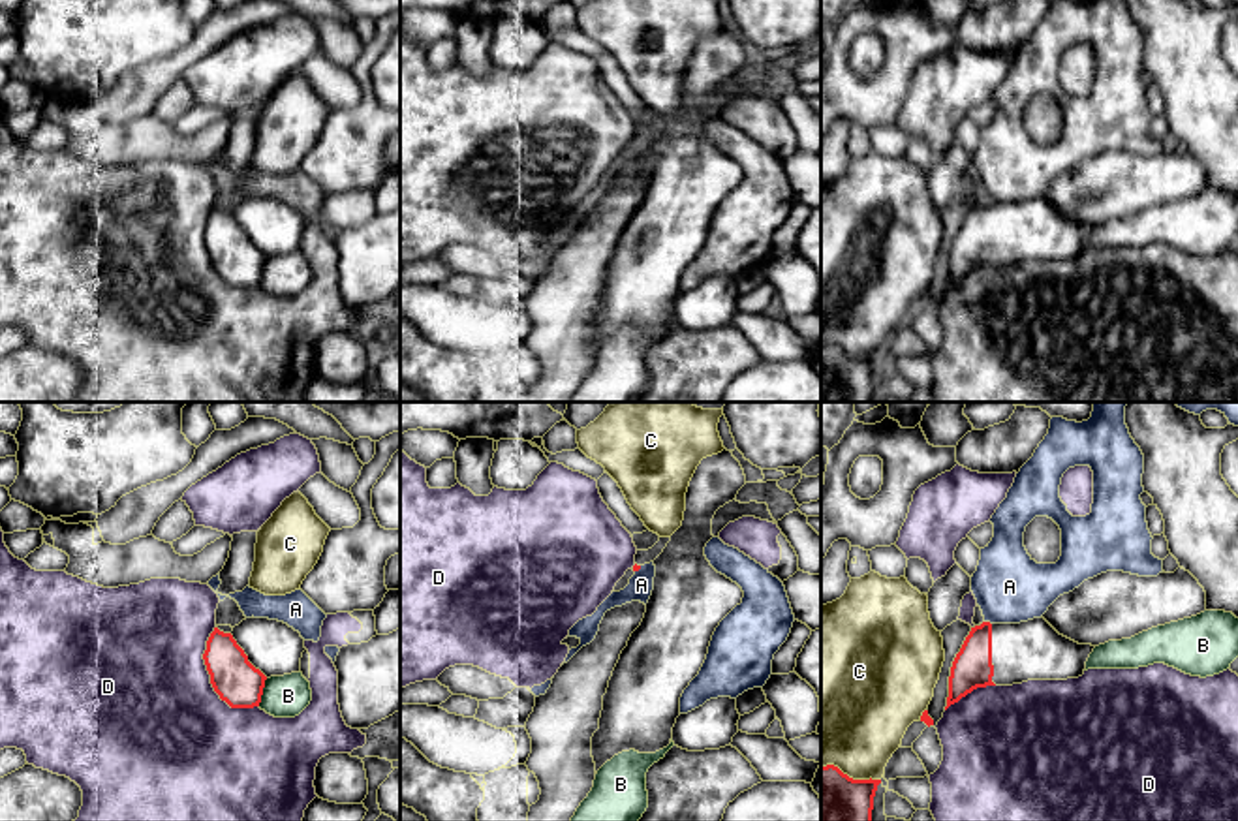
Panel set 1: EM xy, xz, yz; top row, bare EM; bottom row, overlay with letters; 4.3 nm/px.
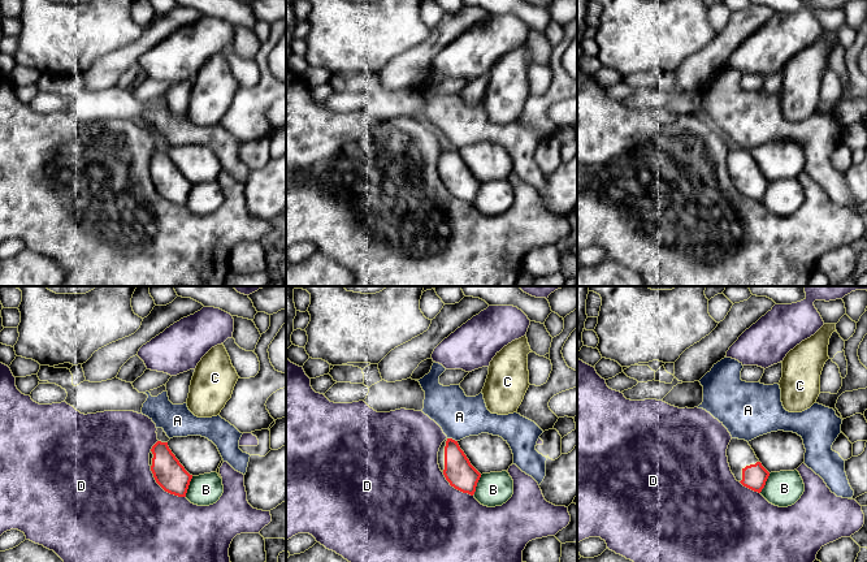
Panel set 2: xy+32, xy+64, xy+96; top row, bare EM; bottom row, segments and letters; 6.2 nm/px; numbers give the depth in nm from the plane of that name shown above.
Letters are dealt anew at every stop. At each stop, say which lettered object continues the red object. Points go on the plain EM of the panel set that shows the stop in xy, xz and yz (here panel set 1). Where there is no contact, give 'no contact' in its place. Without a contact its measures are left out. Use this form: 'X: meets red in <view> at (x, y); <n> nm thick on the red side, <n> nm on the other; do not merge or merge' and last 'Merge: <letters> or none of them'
A: meets red in yz at (989, 201); 170 nm thick on the red side, 300 nm on the other; do not merge
B: meets red in xy at (262, 271); 200 nm thick on the red side, 180 nm on the other; do not merge
C: meets red in yz at (851, 357); 440 nm thick on the red side, 420 nm on the other; do not merge
D: meets red in xy at (211, 260); 200 nm thick on the red side, 500 nm on the other; do not merge
Merge: none of them

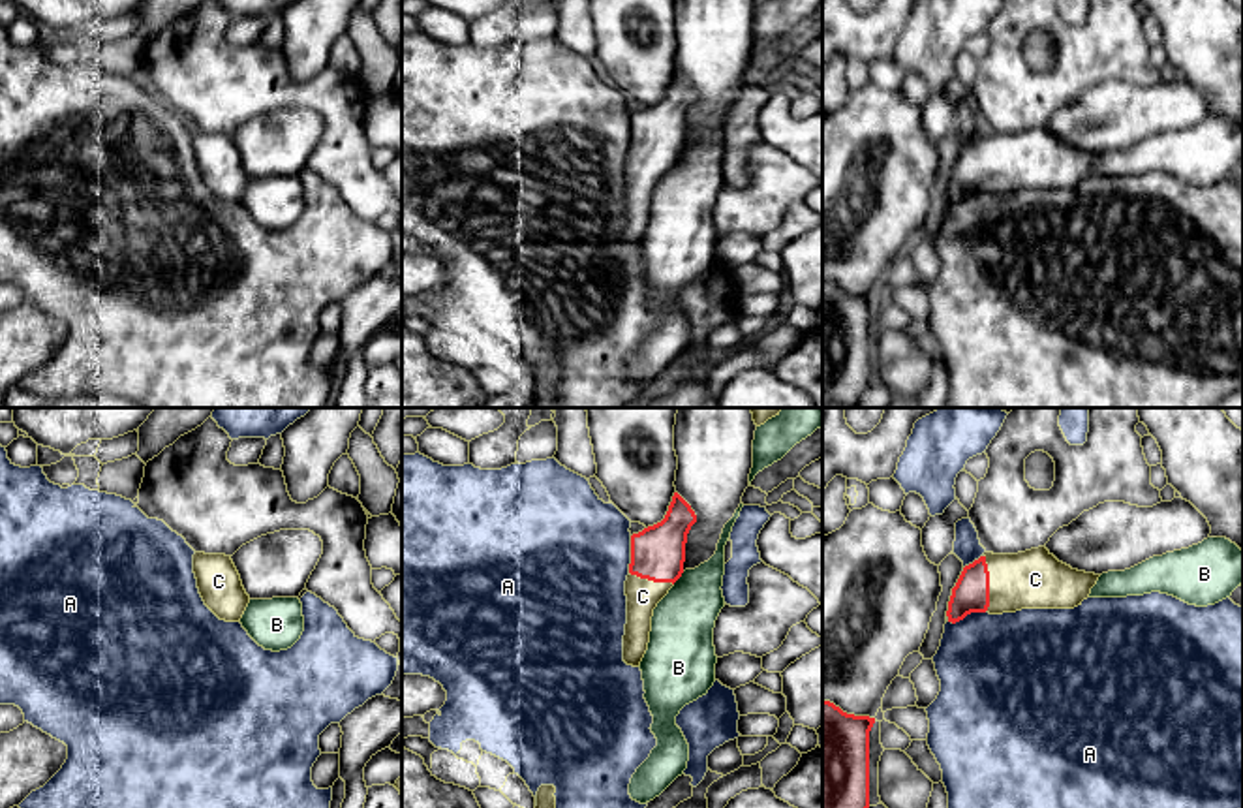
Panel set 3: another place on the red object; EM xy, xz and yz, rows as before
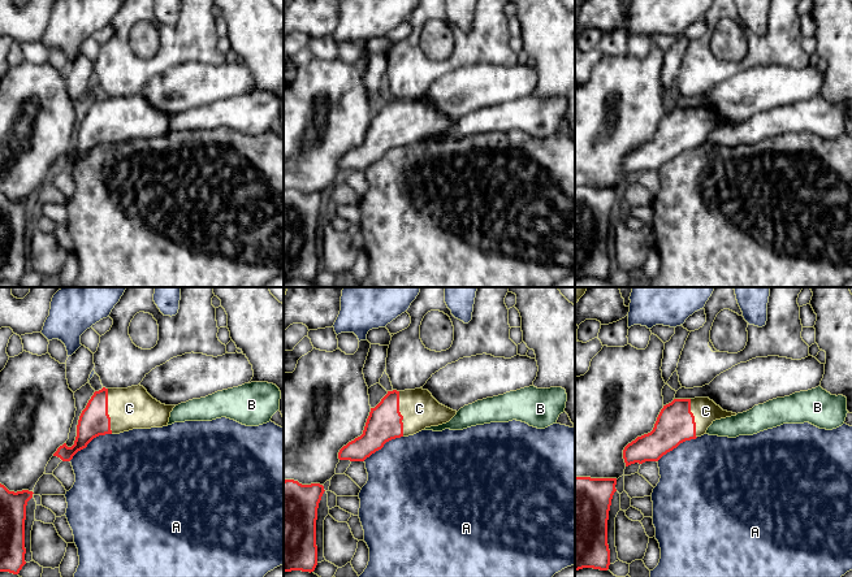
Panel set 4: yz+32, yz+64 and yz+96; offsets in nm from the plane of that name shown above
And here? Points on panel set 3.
A: meets red in yz at (966, 194); 160 nm thick on the red side, 440 nm on the other; do not merge
B: meets red in xz at (678, 156); 240 nm thick on the red side, 280 nm on the other; do not merge
C: meets red in yz at (988, 162); 160 nm thick on the red side, 260 nm on the other; merge
Merge: C

